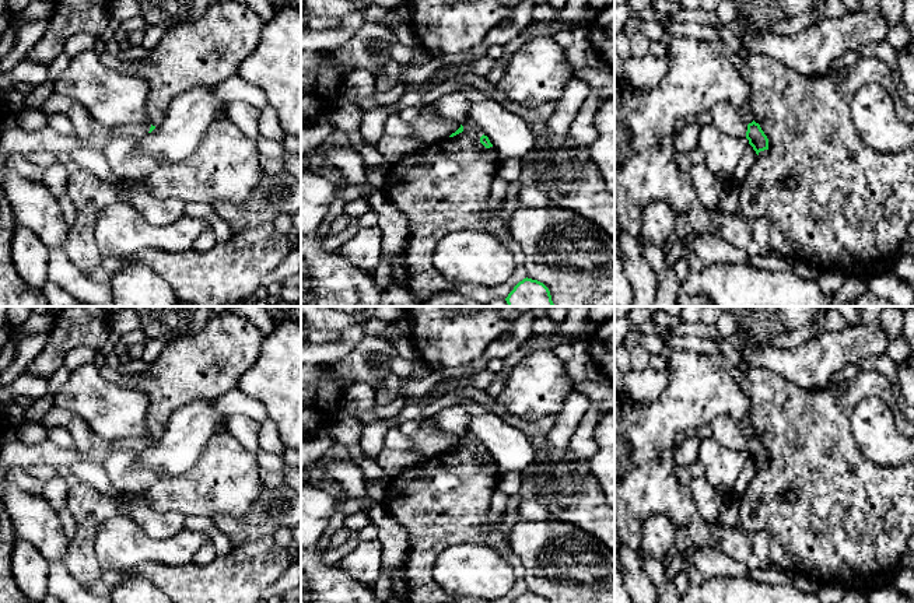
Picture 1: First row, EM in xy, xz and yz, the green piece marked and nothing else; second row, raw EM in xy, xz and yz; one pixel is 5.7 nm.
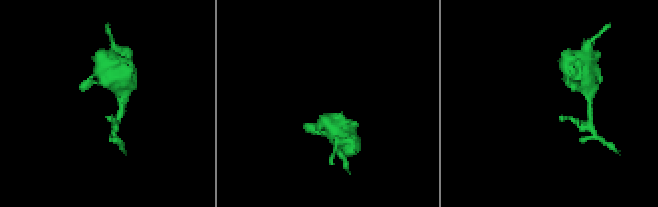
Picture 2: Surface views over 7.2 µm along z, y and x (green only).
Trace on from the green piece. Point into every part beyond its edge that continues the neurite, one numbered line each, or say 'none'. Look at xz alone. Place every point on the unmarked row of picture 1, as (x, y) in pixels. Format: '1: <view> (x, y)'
none

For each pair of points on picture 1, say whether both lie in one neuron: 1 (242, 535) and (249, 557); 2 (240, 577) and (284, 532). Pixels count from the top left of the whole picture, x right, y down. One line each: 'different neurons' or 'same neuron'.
1: different neurons
2: different neurons

